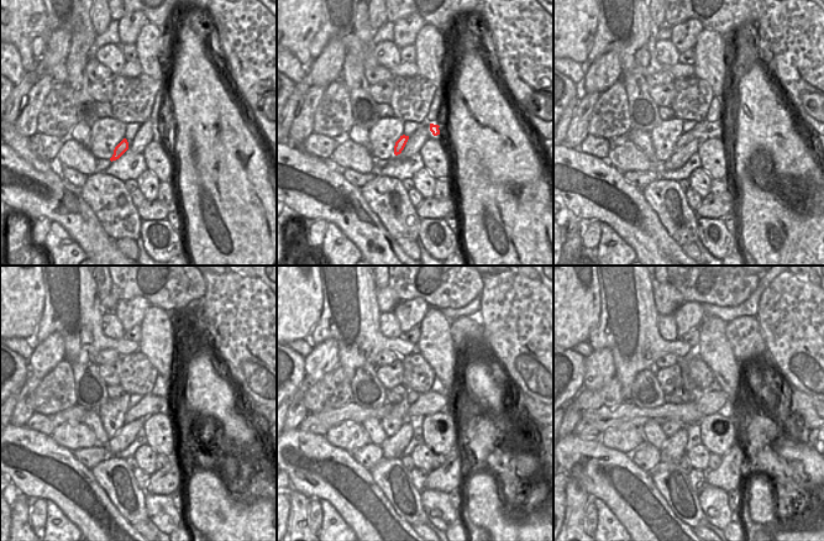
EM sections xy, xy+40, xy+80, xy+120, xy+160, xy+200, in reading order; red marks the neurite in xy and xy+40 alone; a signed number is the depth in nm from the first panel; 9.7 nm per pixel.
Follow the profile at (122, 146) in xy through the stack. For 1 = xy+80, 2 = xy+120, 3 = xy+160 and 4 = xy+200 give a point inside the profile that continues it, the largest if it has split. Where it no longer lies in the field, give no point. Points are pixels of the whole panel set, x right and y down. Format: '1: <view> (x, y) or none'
1: xy+80 (703, 129)
2: xy+120 (150, 404)
3: xy+160 (430, 403)
4: xy+200 (710, 403)

